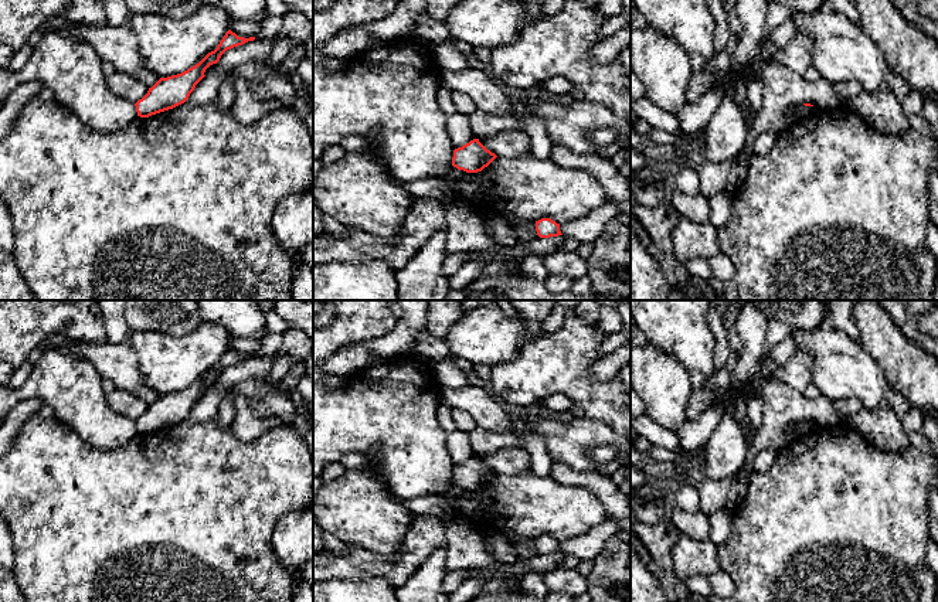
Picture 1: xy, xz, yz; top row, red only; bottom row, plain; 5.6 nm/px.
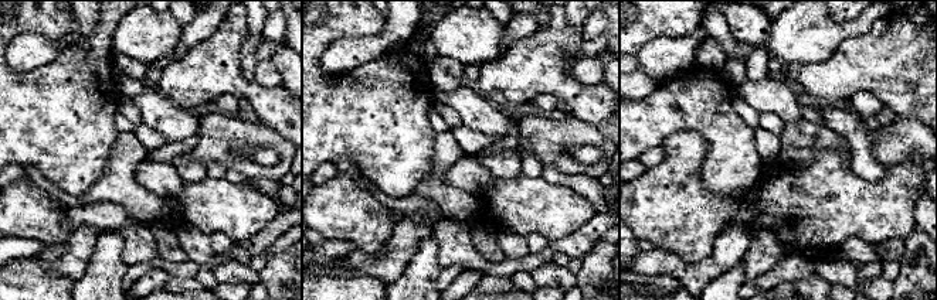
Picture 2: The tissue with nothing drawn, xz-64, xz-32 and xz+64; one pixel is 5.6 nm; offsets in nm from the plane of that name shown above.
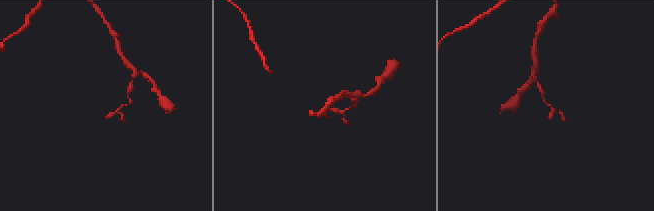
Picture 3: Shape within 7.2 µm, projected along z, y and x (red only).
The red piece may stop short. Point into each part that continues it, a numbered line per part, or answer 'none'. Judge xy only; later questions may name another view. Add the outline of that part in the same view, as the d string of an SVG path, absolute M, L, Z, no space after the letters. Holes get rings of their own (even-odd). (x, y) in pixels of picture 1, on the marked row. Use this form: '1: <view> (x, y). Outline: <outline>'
none

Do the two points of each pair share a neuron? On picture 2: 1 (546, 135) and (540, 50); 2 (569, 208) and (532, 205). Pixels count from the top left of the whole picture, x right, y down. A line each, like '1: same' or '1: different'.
1: different
2: same

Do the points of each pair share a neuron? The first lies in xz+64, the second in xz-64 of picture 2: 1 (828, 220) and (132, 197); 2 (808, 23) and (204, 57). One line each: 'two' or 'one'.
1: two
2: two

